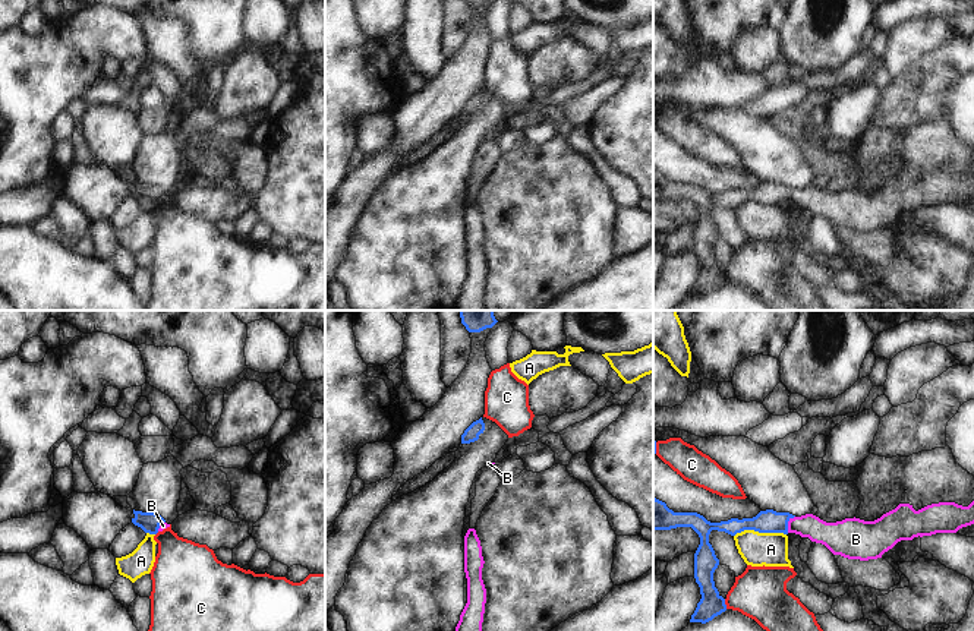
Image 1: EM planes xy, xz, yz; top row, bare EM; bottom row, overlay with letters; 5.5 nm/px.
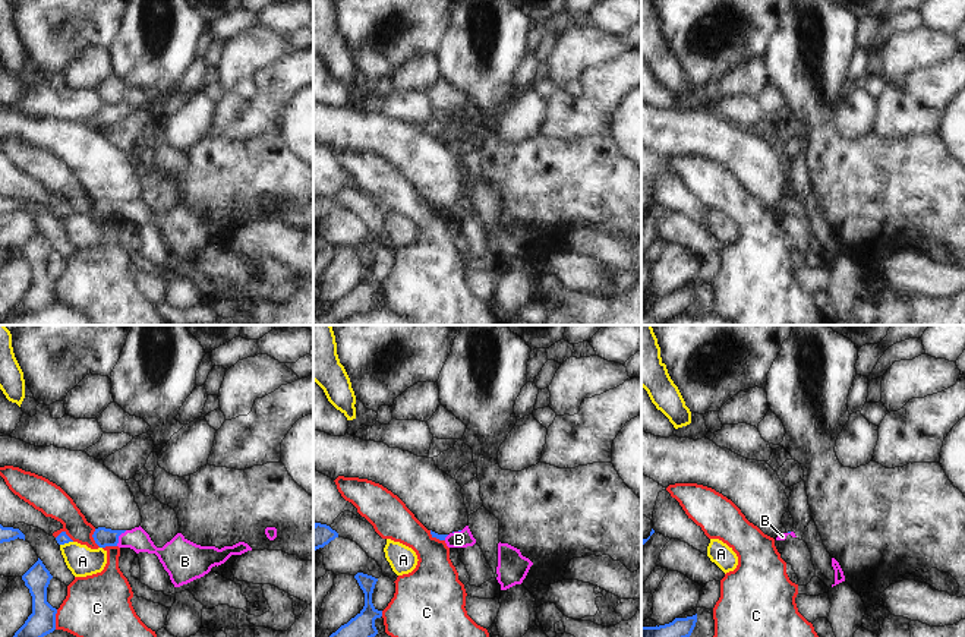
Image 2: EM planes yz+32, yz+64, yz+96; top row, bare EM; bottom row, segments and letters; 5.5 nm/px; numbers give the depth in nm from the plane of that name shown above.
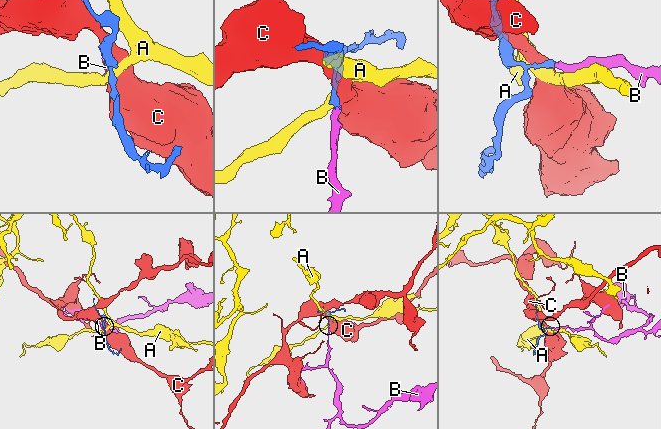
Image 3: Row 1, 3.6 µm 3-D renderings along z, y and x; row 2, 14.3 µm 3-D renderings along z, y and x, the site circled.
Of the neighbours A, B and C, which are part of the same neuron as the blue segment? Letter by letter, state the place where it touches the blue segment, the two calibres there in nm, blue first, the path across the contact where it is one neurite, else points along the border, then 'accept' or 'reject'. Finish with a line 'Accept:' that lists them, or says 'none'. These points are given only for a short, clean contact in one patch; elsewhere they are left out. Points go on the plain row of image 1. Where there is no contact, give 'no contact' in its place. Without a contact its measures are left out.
A: contact yz (759, 204); calibres 130 and 190 nm; border yz (785, 205), (741, 202), (734, 208); reject
B: contact yz (787, 196); calibres 130 and 140 nm; way yz (766, 193), (787, 196), (812, 198), (831, 207); accept
C: contact yz (724, 275); calibres 140 and 300 nm; reject
Accept: B

